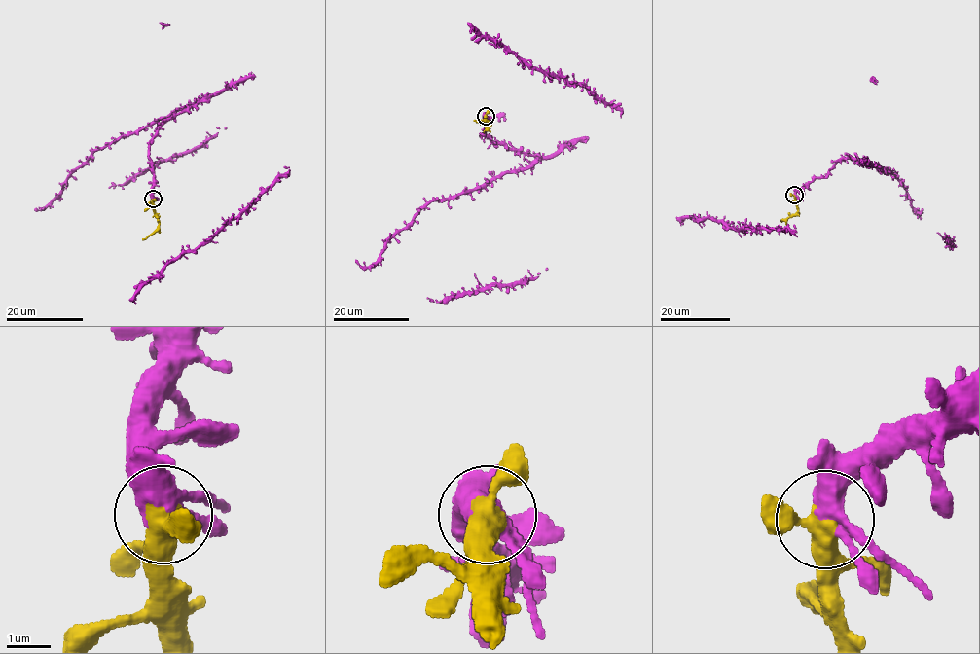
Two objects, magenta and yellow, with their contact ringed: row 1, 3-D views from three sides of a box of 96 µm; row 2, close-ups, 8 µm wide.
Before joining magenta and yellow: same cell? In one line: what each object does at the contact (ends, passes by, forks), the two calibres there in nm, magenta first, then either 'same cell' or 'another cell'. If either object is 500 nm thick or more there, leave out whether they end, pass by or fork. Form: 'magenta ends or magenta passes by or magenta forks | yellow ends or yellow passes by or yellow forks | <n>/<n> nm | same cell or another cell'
magenta forks | yellow passes by | 400/460 nm | same cell

